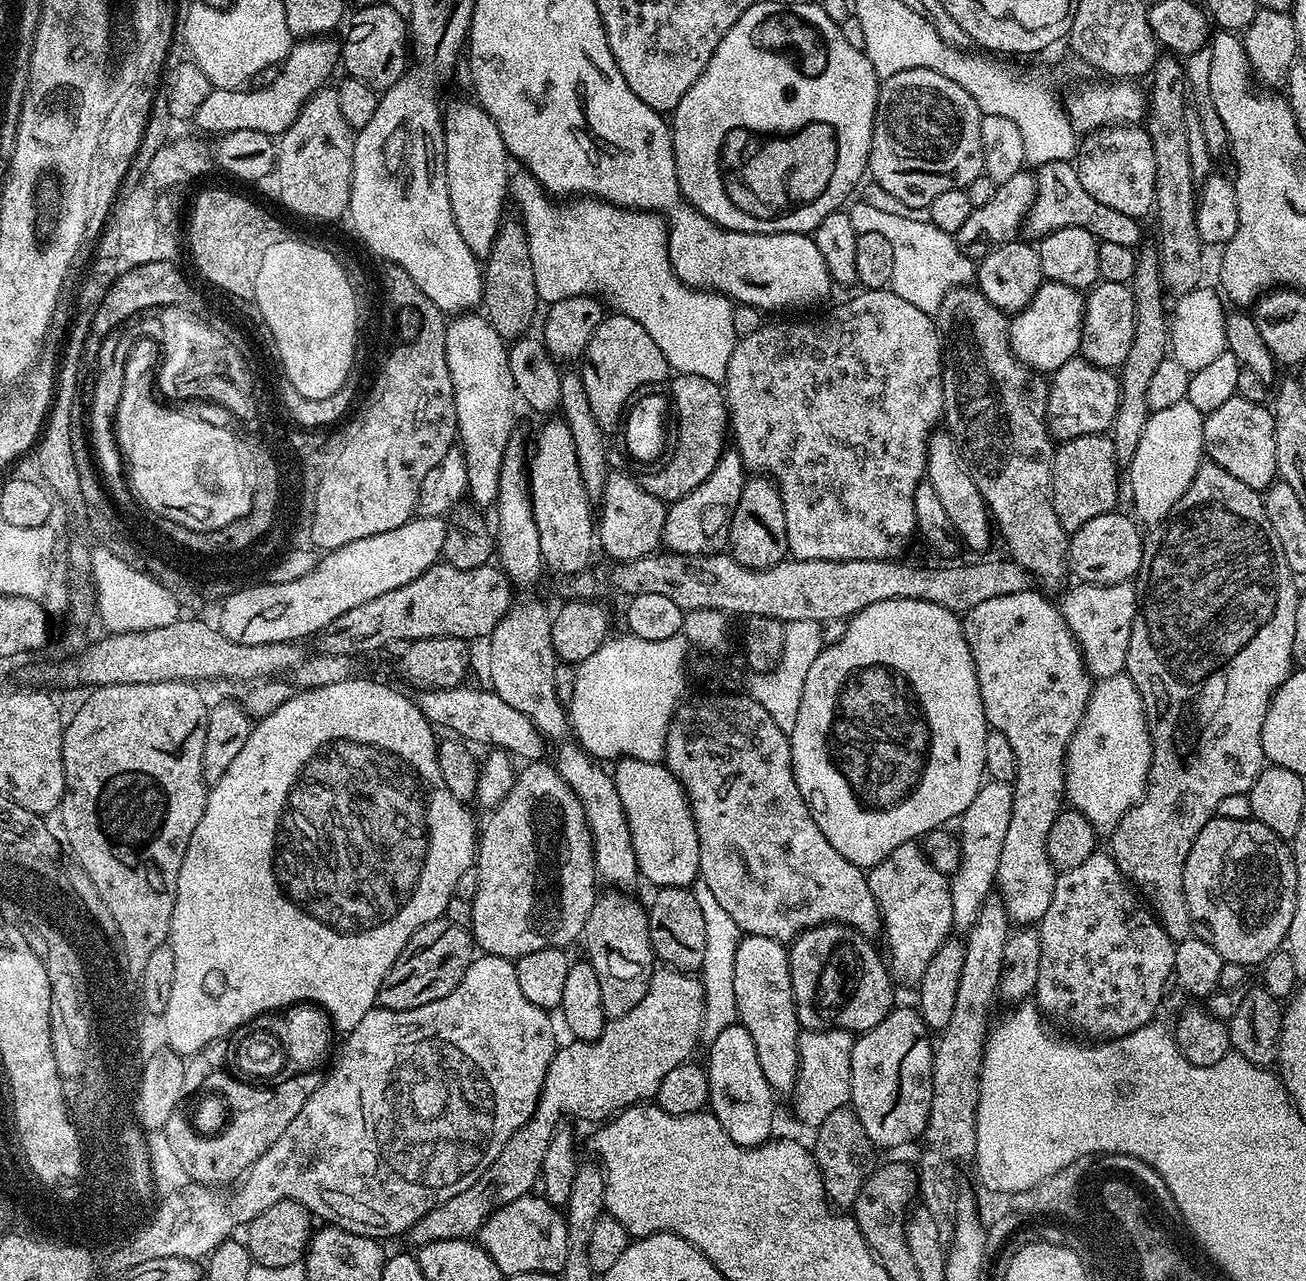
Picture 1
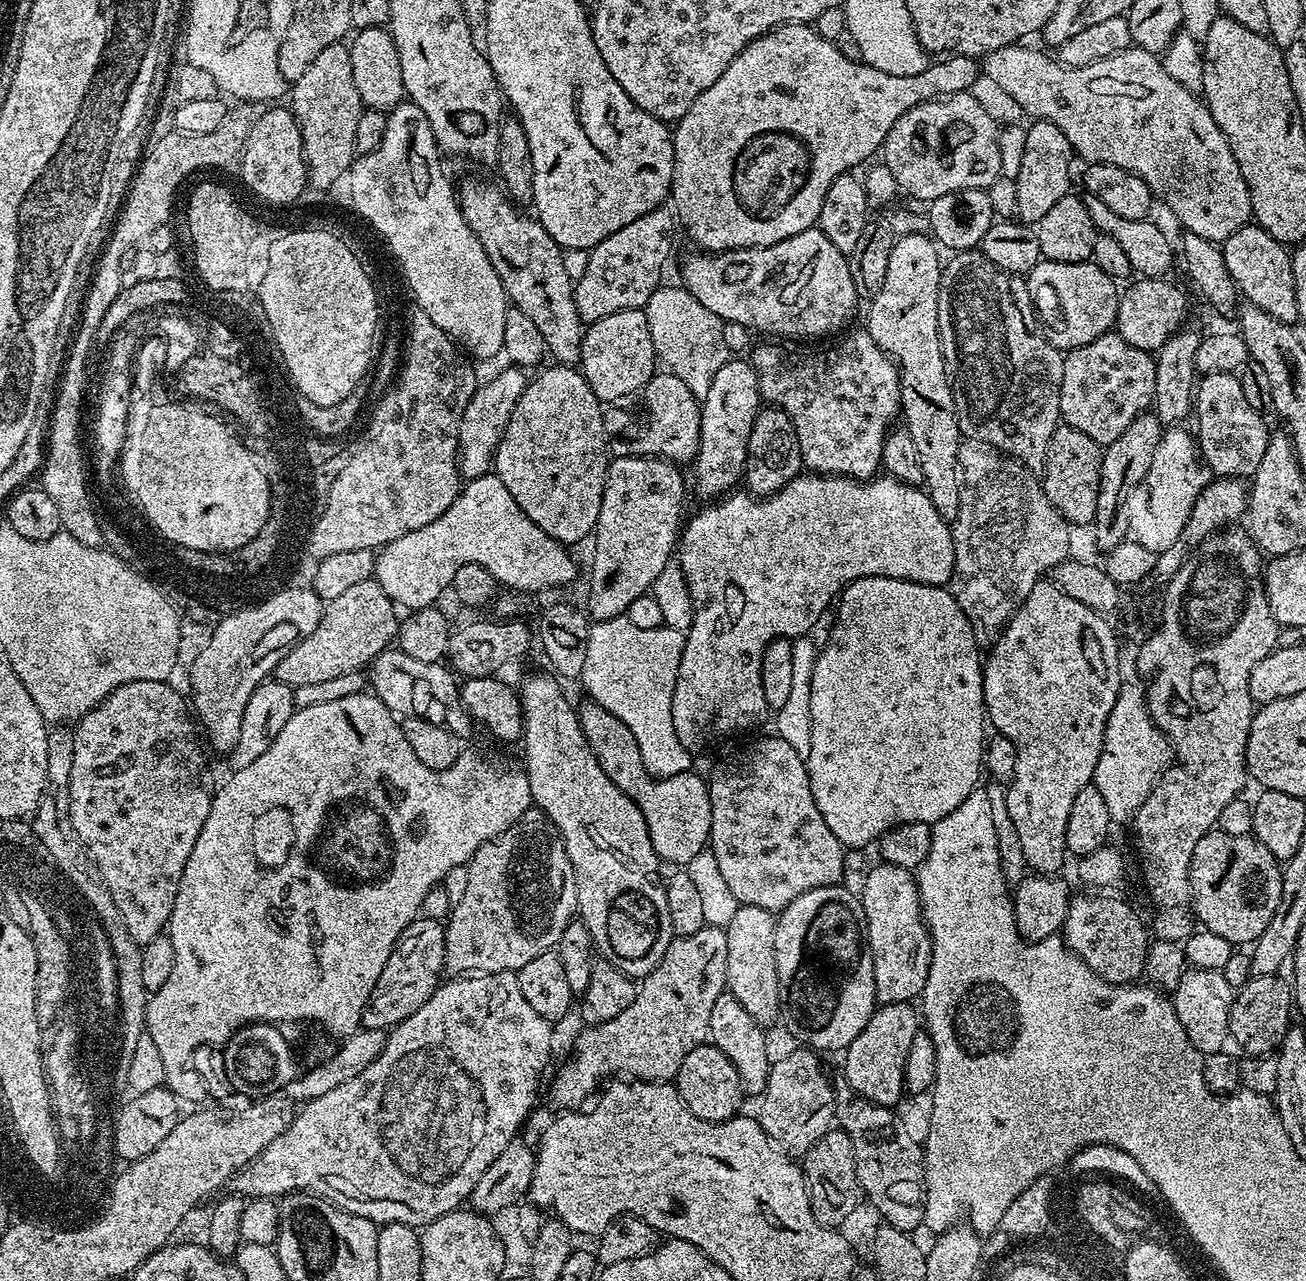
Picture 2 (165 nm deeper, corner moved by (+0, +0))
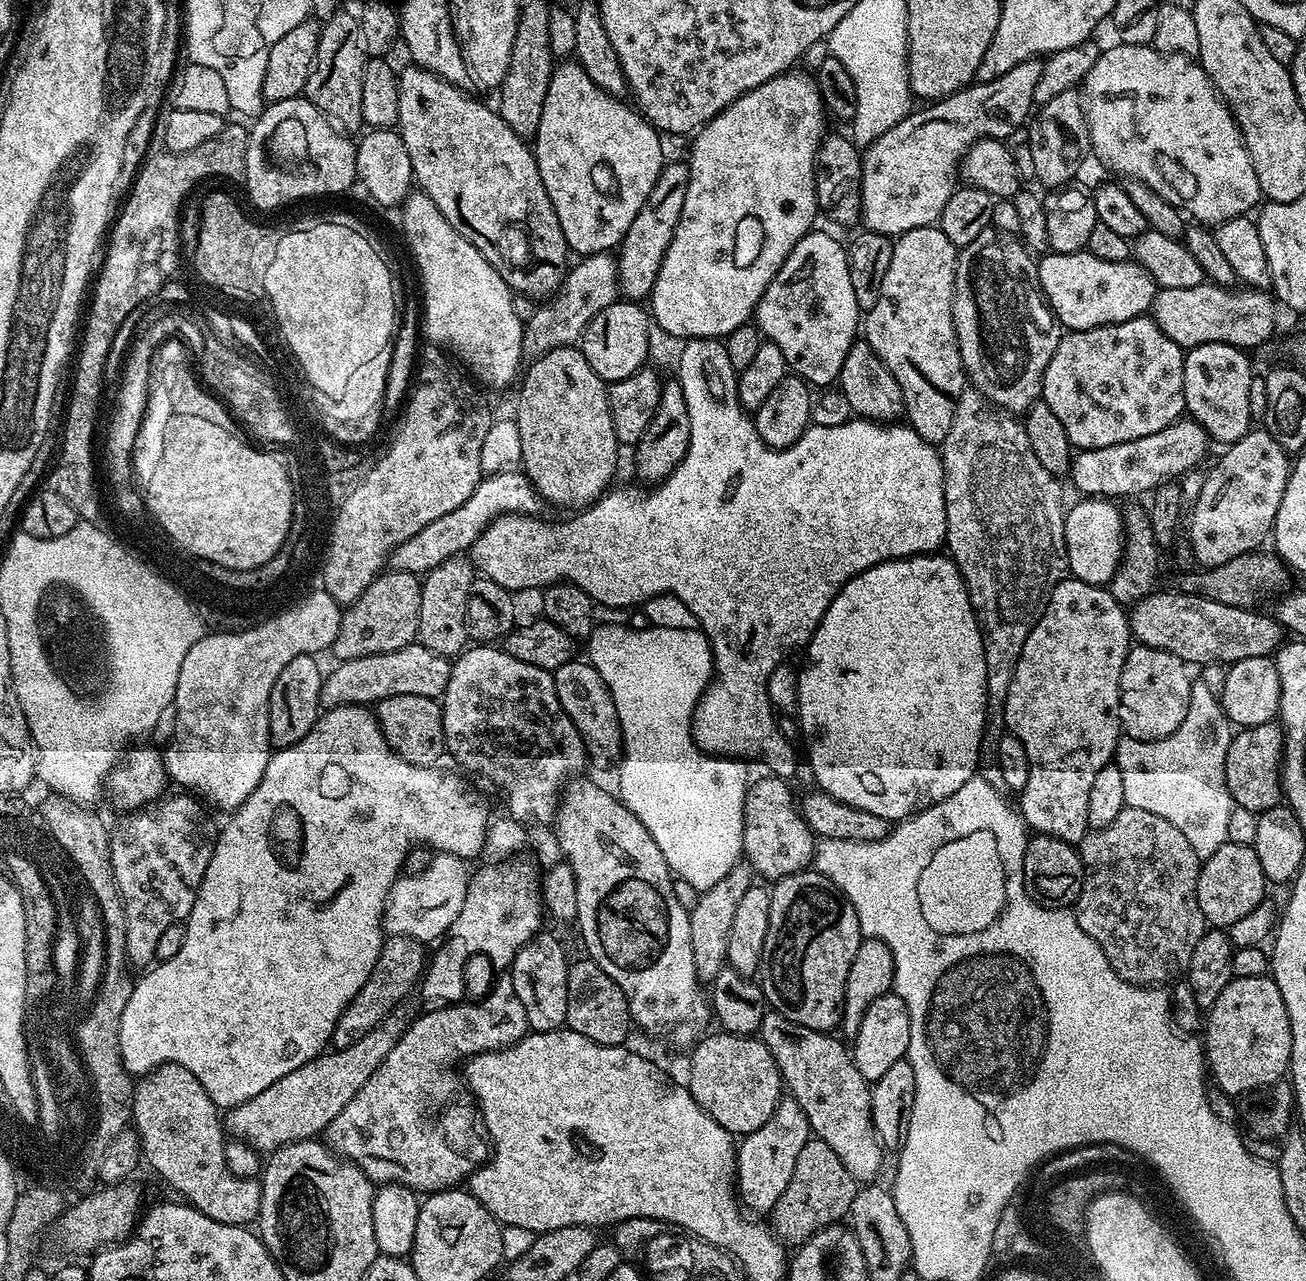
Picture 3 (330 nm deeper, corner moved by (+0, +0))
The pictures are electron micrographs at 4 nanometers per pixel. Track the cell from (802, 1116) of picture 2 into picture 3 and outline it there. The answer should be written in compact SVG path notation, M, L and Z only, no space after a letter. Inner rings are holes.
M784 1098L762 1126L739 1141L734 1180L745 1205L748 1203L756 1212L771 1213L790 1183L794 1162L798 1162L798 1153L802 1151L802 1146L806 1146L809 1138L808 1119L806 1114L802 1114L802 1106L798 1106L794 1099Z

